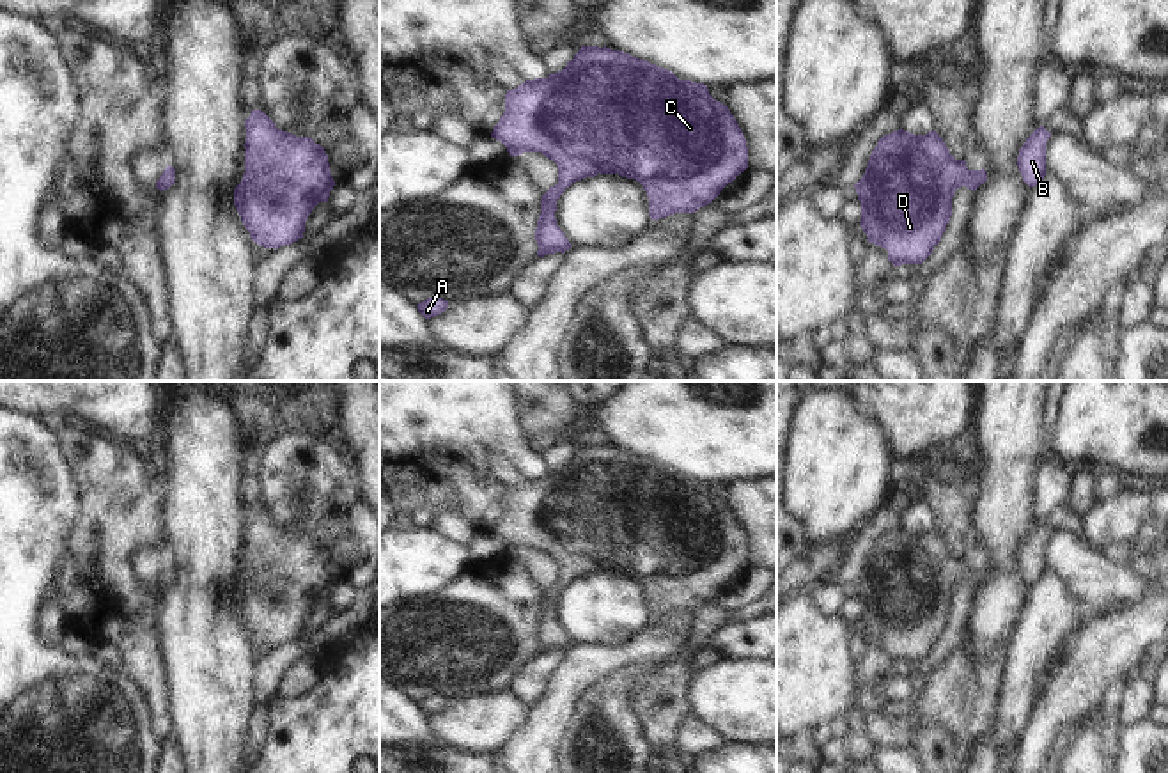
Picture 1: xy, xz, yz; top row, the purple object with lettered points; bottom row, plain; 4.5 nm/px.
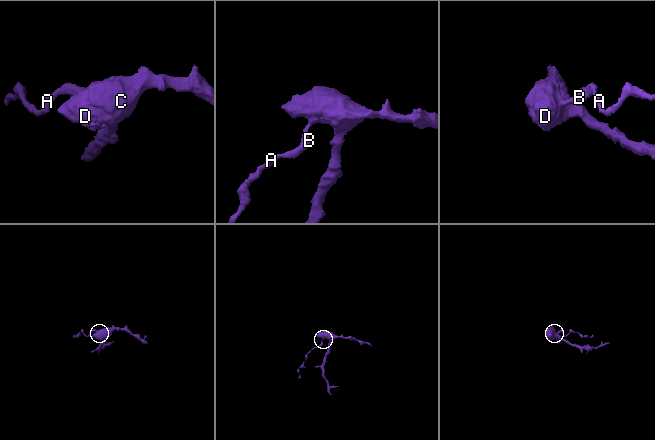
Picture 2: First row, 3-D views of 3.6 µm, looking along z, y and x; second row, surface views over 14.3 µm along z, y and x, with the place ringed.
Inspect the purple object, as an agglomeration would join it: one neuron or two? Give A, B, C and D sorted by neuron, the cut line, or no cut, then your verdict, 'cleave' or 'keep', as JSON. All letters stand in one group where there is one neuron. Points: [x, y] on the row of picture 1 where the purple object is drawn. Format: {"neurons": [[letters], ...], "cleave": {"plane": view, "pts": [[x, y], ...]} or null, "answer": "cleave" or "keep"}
{"neurons": [["A", "B", "C", "D"]], "cleave": null, "answer": "keep"}

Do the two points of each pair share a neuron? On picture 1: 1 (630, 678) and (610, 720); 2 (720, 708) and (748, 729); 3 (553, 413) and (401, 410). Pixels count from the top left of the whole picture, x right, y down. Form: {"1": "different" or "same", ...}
{"1": "same", "2": "same", "3": "different"}

